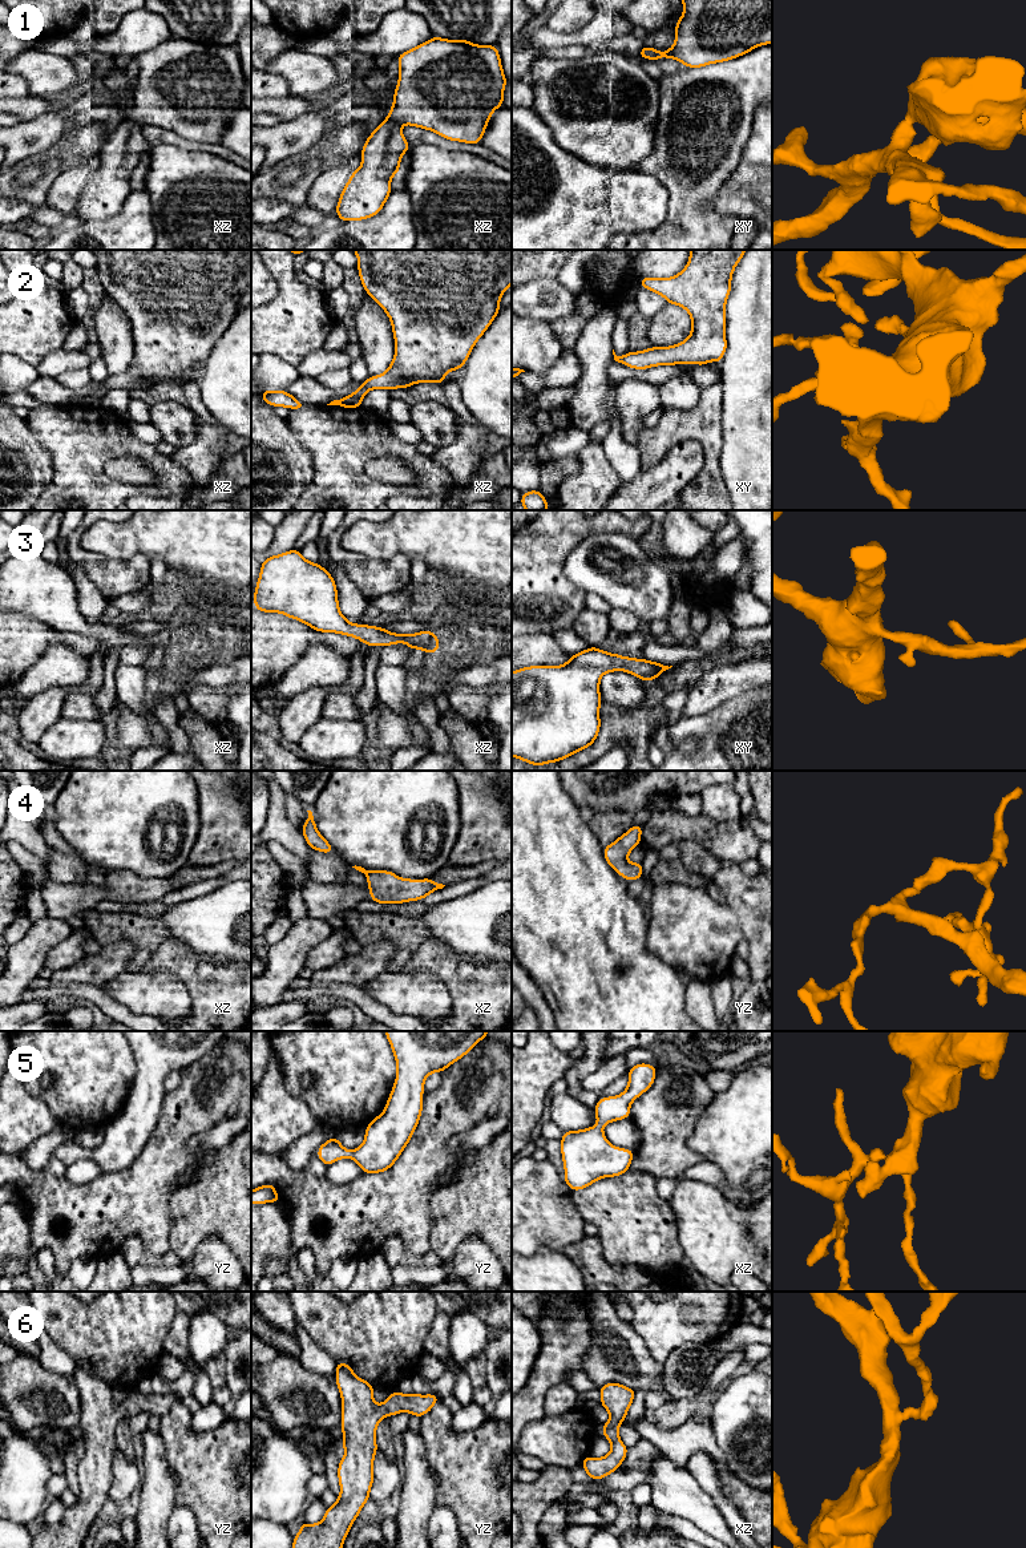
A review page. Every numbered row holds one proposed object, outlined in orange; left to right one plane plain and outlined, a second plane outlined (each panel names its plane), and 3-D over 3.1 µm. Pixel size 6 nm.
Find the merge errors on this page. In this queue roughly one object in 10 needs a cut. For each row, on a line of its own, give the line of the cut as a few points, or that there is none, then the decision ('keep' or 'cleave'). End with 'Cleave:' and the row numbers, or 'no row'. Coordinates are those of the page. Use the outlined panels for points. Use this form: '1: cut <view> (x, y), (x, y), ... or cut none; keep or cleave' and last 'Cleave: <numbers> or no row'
1: cut none; keep
2: cut none; keep
3: cut none; keep
4: cut none; keep
5: cut none; keep
6: cut none; keep
Cleave: no row

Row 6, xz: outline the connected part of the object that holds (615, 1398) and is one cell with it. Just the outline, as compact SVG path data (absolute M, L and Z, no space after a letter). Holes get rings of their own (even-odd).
M609 1382L599 1387L599 1403L607 1410L610 1419L602 1426L602 1434L610 1442L611 1450L603 1458L586 1456L581 1463L589 1479L603 1479L618 1470L625 1460L629 1448L622 1443L618 1428L623 1423L634 1401L635 1390Z

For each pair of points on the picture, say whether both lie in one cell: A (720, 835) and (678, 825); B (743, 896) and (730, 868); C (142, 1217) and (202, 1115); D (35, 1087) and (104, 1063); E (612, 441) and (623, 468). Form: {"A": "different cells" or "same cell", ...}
{"A": "same cell", "B": "same cell", "C": "same cell", "D": "same cell", "E": "same cell"}

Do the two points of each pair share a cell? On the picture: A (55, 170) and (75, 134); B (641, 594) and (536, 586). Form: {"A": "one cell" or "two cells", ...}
{"A": "two cells", "B": "two cells"}

